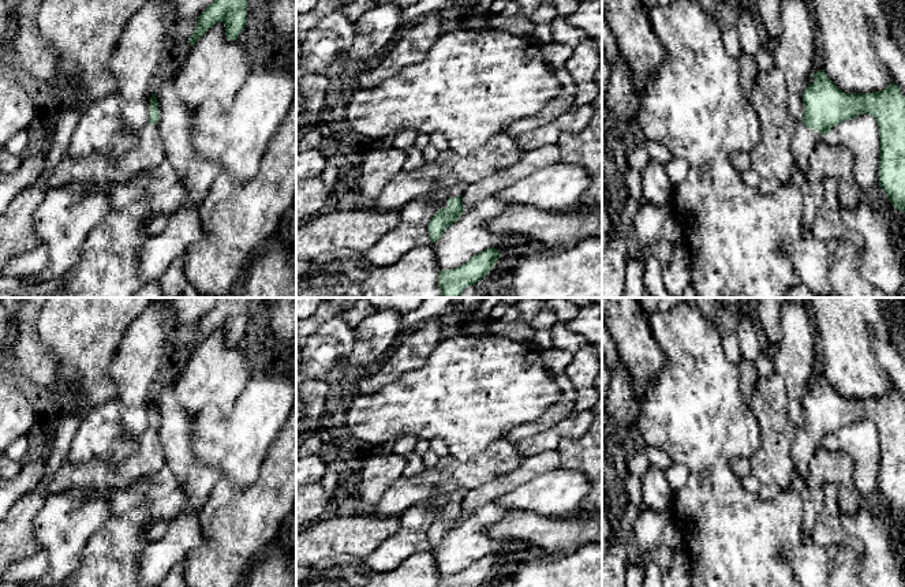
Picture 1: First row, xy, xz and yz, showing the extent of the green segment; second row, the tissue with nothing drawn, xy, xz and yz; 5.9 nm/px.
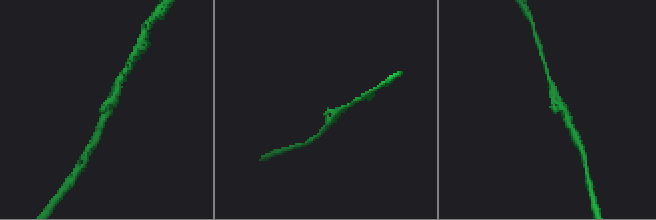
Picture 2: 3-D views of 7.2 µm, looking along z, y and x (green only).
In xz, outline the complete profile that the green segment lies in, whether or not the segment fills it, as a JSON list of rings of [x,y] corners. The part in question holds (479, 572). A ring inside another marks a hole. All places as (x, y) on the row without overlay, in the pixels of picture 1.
[[[497,554],[485,556],[461,572],[440,576],[438,587],[479,587],[489,582],[500,561]]]

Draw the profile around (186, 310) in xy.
[[[164,298],[171,306],[171,315],[180,325],[197,325],[216,304],[218,298]]]

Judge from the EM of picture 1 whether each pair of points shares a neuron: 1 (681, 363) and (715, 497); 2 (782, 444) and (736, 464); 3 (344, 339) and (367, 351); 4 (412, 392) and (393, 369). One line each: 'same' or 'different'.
1: same
2: different
3: different
4: different

